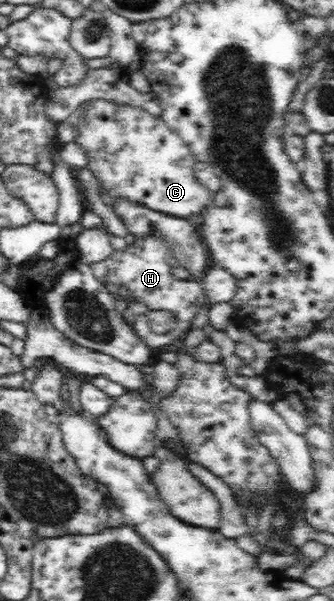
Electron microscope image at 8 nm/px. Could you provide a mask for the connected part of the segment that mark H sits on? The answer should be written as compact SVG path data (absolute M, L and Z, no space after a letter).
M151 228L145 234L135 237L136 241L129 244L125 250L114 250L108 258L91 262L89 266L93 275L103 285L110 286L113 290L121 287L127 289L131 299L142 302L143 306L147 306L151 311L164 310L176 314L178 327L164 335L154 334L144 316L135 321L135 334L152 349L171 344L184 337L188 332L191 320L203 308L203 304L207 300L207 293L199 282L177 279L175 270L180 267L179 259L175 257L175 251L171 249L170 242L167 242L162 232Z

